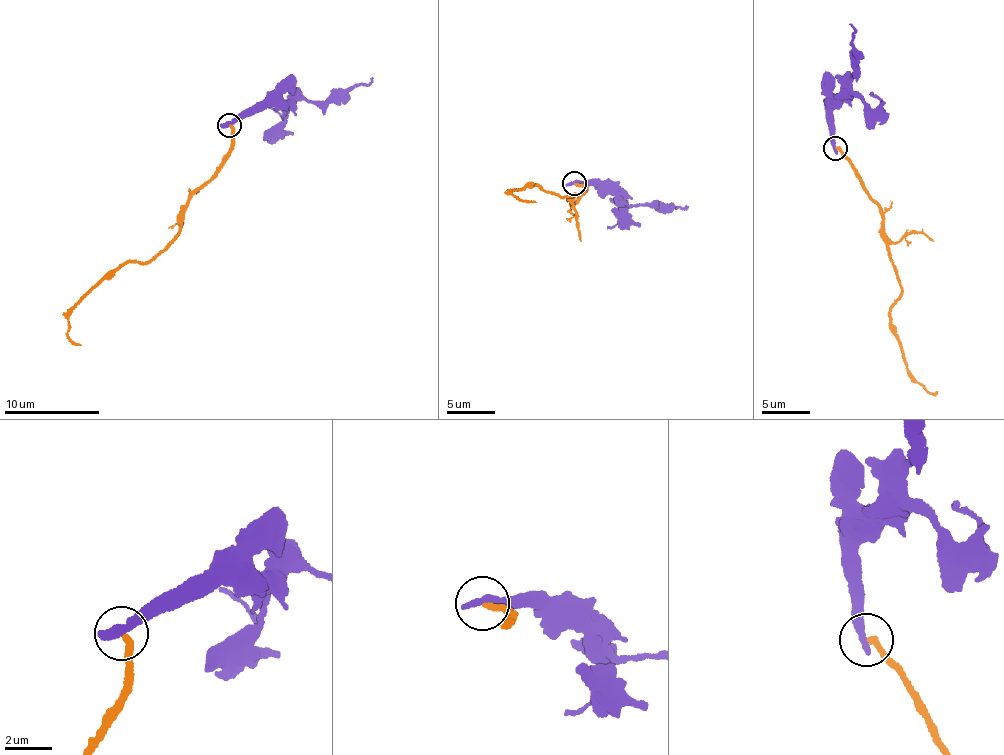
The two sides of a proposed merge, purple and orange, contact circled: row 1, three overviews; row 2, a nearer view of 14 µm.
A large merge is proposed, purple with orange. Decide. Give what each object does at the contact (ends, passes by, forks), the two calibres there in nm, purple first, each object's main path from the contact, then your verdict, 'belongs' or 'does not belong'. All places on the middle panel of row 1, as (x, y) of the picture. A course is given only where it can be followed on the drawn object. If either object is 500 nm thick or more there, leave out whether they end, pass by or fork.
purple ends; orange ends; calibres 440 and 240 nm; course purple (575, 183), (617, 188), (628, 203), (665, 208), (673, 205), (685, 208), (685, 204); course orange (575, 183), (588, 190), (571, 202), (576, 192), (561, 197), (534, 183), (512, 191), (536, 202); does not belong

